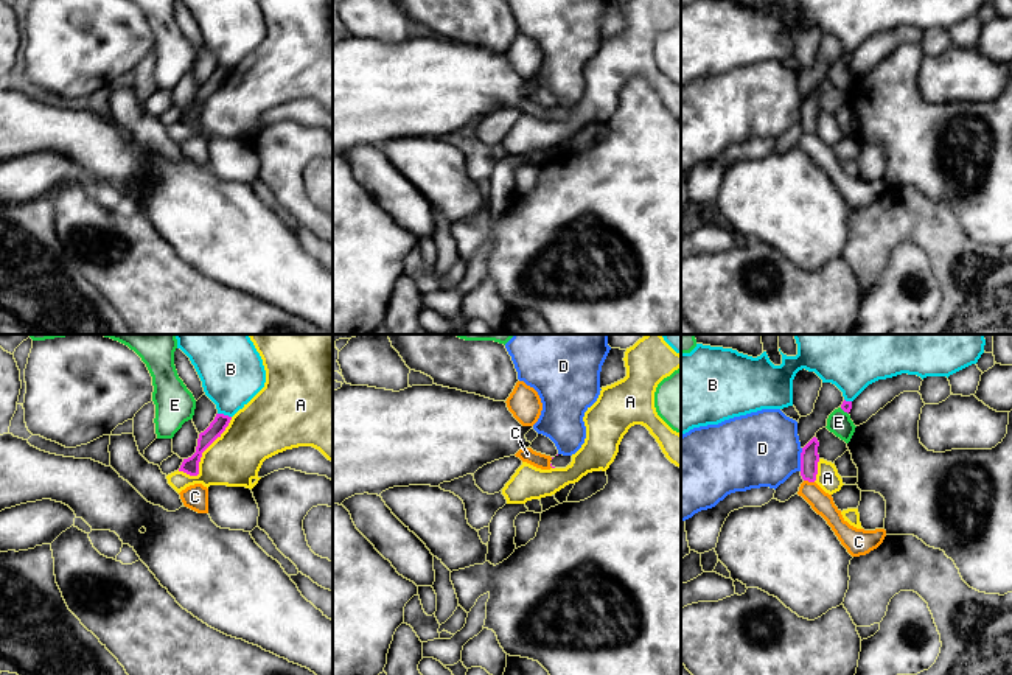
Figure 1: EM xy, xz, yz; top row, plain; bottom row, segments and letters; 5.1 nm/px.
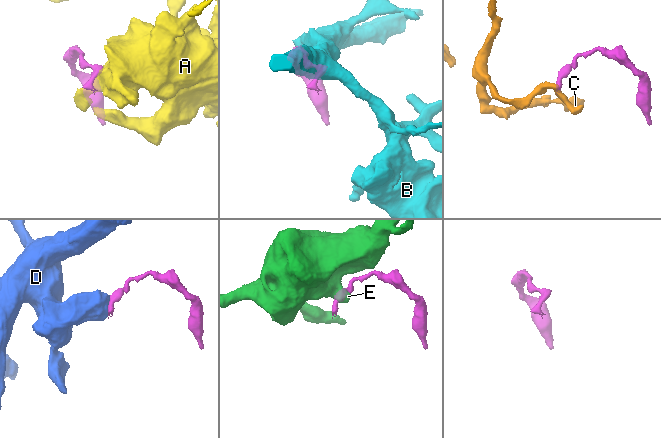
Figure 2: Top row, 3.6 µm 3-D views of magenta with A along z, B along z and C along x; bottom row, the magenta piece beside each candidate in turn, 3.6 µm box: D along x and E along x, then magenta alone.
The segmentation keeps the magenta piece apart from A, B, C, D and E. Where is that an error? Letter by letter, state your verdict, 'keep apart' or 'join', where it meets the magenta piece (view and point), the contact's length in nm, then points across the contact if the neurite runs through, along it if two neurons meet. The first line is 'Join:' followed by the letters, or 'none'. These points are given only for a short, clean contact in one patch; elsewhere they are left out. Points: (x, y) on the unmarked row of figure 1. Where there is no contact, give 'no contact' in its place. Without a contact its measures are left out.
Join: none
A: keep apart; meets magenta in xy at (201, 108); contact 400 nm long
B: keep apart; meets magenta in xy at (223, 66); contact 80 nm long
C: keep apart; meets magenta in yz at (809, 132); contact 60 nm long; border along yz (804, 131), (813, 134)
D: keep apart; meets magenta in yz at (801, 111); contact 120 nm long; border along yz (802, 100), (799, 122)
E: keep apart; meets magenta in yz at (844, 62); contact 60 nm long; border along yz (840, 59), (847, 66)

